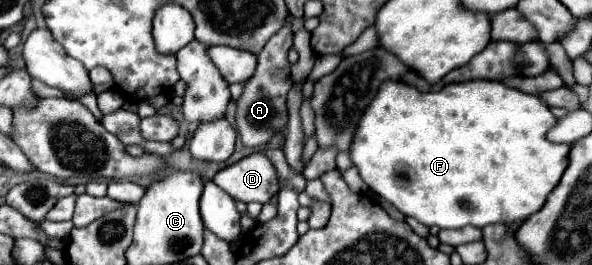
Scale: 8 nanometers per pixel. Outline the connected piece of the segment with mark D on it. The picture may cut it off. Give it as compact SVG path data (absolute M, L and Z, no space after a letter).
M253 152L239 162L225 166L213 182L239 202L269 202L279 192L277 172L263 152Z

